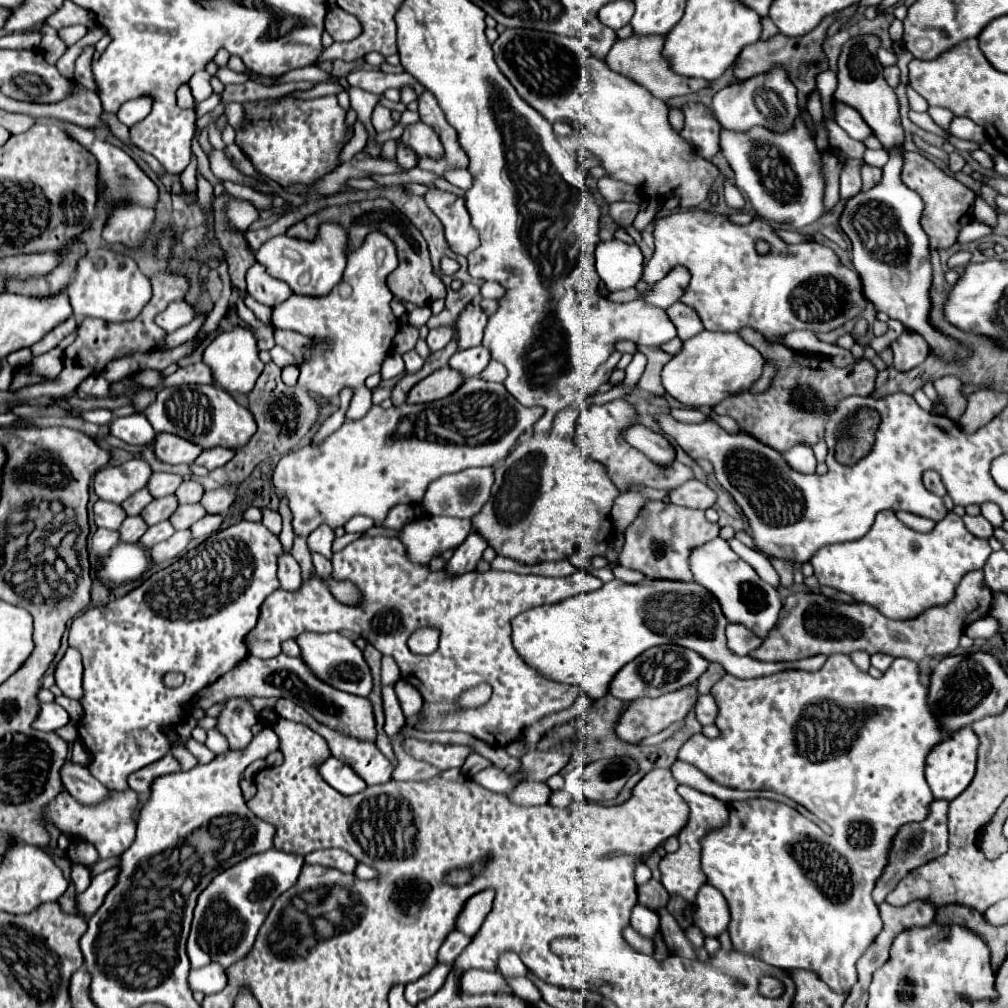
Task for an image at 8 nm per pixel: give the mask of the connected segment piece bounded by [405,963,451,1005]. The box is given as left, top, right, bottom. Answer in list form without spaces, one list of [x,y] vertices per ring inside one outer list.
[[[437,965],[433,971],[429,971],[427,975],[423,975],[419,981],[415,983],[409,983],[405,987],[405,999],[411,1003],[411,1005],[417,1005],[419,1001],[431,997],[433,993],[437,993],[443,983],[445,983],[445,977],[451,973],[451,965]]]

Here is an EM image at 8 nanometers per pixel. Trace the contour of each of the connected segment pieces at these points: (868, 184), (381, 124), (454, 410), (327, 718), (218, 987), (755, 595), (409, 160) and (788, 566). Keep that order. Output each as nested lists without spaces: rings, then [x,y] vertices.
[[[861,165],[861,177],[863,177],[863,189],[869,191],[873,185],[877,185],[881,181],[881,169]]]
[[[377,105],[375,111],[373,111],[373,117],[371,117],[371,123],[377,131],[385,131],[385,129],[393,129],[397,125],[397,121],[391,119],[391,113],[387,107],[383,105]]]
[[[471,377],[459,387],[459,391],[433,403],[405,403],[391,409],[373,405],[365,417],[357,421],[347,419],[337,431],[323,439],[323,443],[309,443],[297,451],[283,455],[275,465],[271,483],[279,501],[287,499],[291,525],[295,535],[299,537],[307,537],[321,523],[337,529],[345,525],[353,515],[369,515],[375,519],[375,525],[381,525],[391,507],[399,503],[419,503],[429,483],[437,477],[459,473],[469,467],[489,467],[501,463],[517,443],[517,437],[531,425],[535,425],[543,417],[543,413],[545,409],[541,407],[523,407],[501,383],[489,383]]]
[[[281,653],[273,659],[259,659],[249,655],[241,663],[237,663],[229,673],[225,673],[225,677],[201,689],[195,697],[193,707],[209,709],[221,701],[227,701],[227,697],[287,697],[291,701],[297,701],[297,705],[305,707],[319,723],[343,735],[351,735],[363,741],[375,741],[375,715],[371,701],[325,685],[325,681],[317,679],[317,675],[311,673],[311,669],[299,657],[289,657]]]
[[[209,963],[201,969],[191,969],[189,973],[189,985],[193,991],[203,991],[205,995],[219,993],[227,985],[225,969],[221,969],[219,963]]]
[[[717,537],[717,539],[693,549],[689,565],[695,575],[695,581],[699,585],[703,585],[705,589],[709,589],[709,593],[713,593],[713,597],[717,597],[729,623],[739,623],[761,639],[765,639],[769,635],[769,631],[775,627],[779,611],[783,607],[779,591],[777,591],[777,587],[761,581],[761,577],[757,577],[753,567],[747,565],[745,561],[741,561],[737,557],[737,553],[733,553],[733,549],[729,549],[727,541]]]
[[[398,139],[397,143],[398,147],[396,157],[399,165],[406,169],[406,171],[415,168],[418,160],[417,154],[411,148],[405,146],[401,139]]]
[[[769,559],[769,561],[775,567],[775,571],[779,573],[781,585],[793,585],[793,569],[795,569],[795,563],[785,561],[785,559]]]

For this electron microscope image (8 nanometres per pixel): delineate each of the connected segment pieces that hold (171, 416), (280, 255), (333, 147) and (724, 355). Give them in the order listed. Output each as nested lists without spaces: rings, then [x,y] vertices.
[[[179,385],[161,389],[153,401],[145,409],[133,413],[143,413],[157,433],[177,433],[179,437],[201,445],[203,449],[211,447],[243,447],[251,435],[257,431],[255,419],[251,411],[239,405],[225,389],[217,385]]]
[[[325,223],[319,227],[319,233],[313,241],[303,239],[291,239],[287,235],[279,235],[269,239],[257,253],[257,261],[267,269],[267,273],[291,287],[297,295],[309,295],[309,297],[323,297],[329,295],[329,291],[341,281],[345,271],[345,231],[341,225]]]
[[[335,95],[317,97],[317,99],[279,97],[279,99],[247,101],[243,103],[243,111],[245,111],[245,119],[243,119],[243,125],[235,129],[235,143],[249,157],[257,173],[269,177],[281,187],[295,185],[295,183],[301,183],[301,185],[317,183],[321,177],[325,177],[339,165],[339,153],[353,137],[345,121],[345,109],[339,107]]]
[[[701,331],[699,335],[683,341],[681,351],[663,367],[661,377],[665,391],[679,403],[687,407],[713,407],[727,395],[749,391],[751,383],[759,379],[763,365],[763,355],[743,341],[739,333]]]

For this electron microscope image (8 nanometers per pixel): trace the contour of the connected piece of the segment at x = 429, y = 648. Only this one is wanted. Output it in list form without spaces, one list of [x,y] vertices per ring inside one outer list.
[[[433,627],[417,629],[407,641],[413,653],[433,653],[437,649],[437,643],[439,643],[439,633]]]

